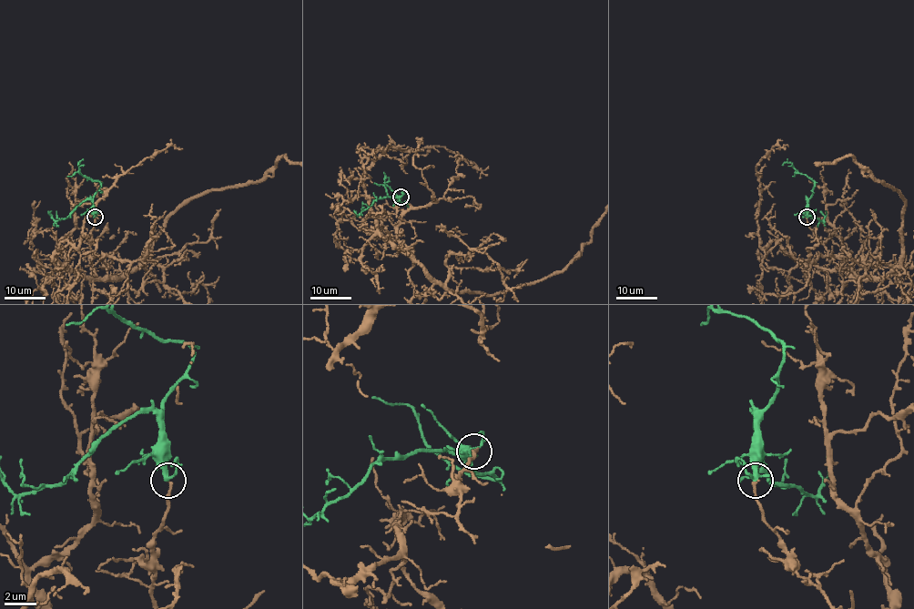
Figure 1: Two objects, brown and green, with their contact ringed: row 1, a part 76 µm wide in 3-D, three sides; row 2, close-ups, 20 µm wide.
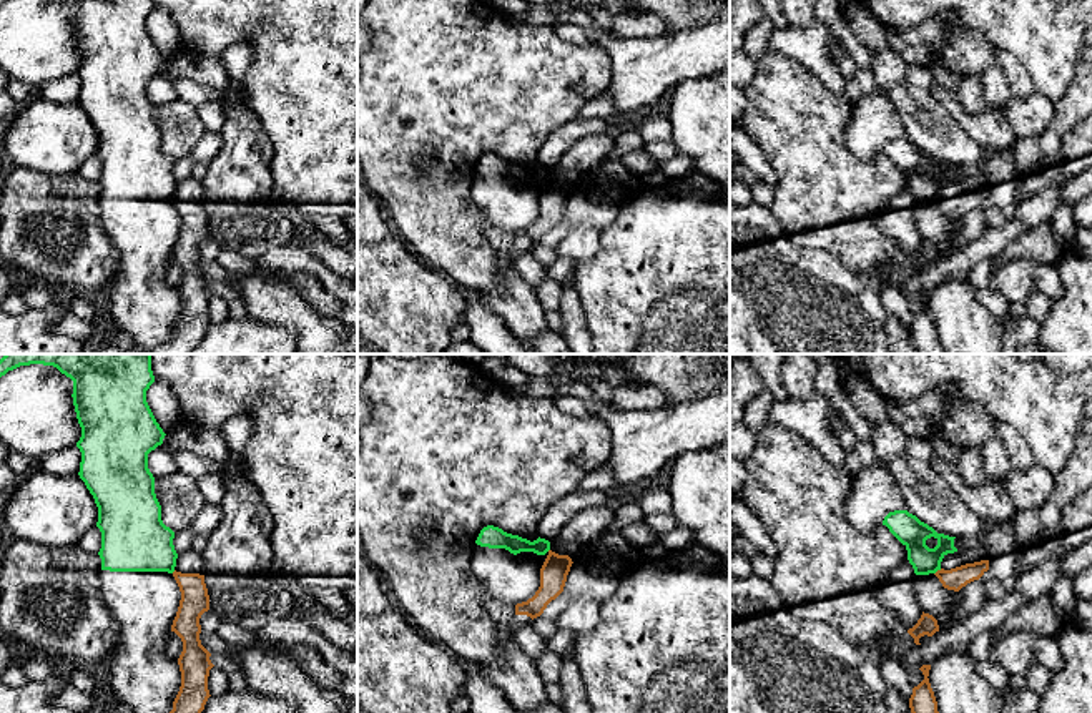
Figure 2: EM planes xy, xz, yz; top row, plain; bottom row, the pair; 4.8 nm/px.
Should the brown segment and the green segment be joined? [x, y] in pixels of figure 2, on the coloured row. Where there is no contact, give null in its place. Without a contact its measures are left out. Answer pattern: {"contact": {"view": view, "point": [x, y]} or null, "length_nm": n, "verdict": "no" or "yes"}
{"contact": {"view": "yz", "point": [938, 570]}, "length_nm": 50, "verdict": "no"}

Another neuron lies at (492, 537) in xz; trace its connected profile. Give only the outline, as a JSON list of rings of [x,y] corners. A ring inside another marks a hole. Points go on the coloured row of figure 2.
[[[487,525],[475,540],[472,570],[484,592],[515,607],[539,590],[548,550],[550,542],[545,538],[519,537]]]

